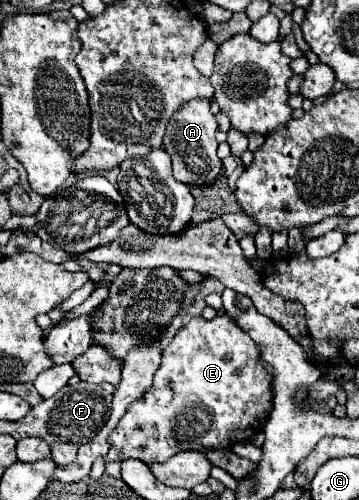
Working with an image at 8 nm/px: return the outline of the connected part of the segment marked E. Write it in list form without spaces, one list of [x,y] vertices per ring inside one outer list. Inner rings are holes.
[[[219,313],[211,321],[193,317],[177,331],[169,347],[163,351],[163,359],[155,371],[151,389],[139,401],[133,401],[127,413],[119,419],[117,427],[111,431],[111,449],[107,457],[103,457],[103,463],[139,459],[145,465],[153,465],[165,463],[169,457],[181,451],[203,453],[213,449],[231,449],[235,443],[251,441],[253,435],[263,431],[263,425],[273,409],[271,385],[271,371],[265,369],[257,345],[225,313]]]

